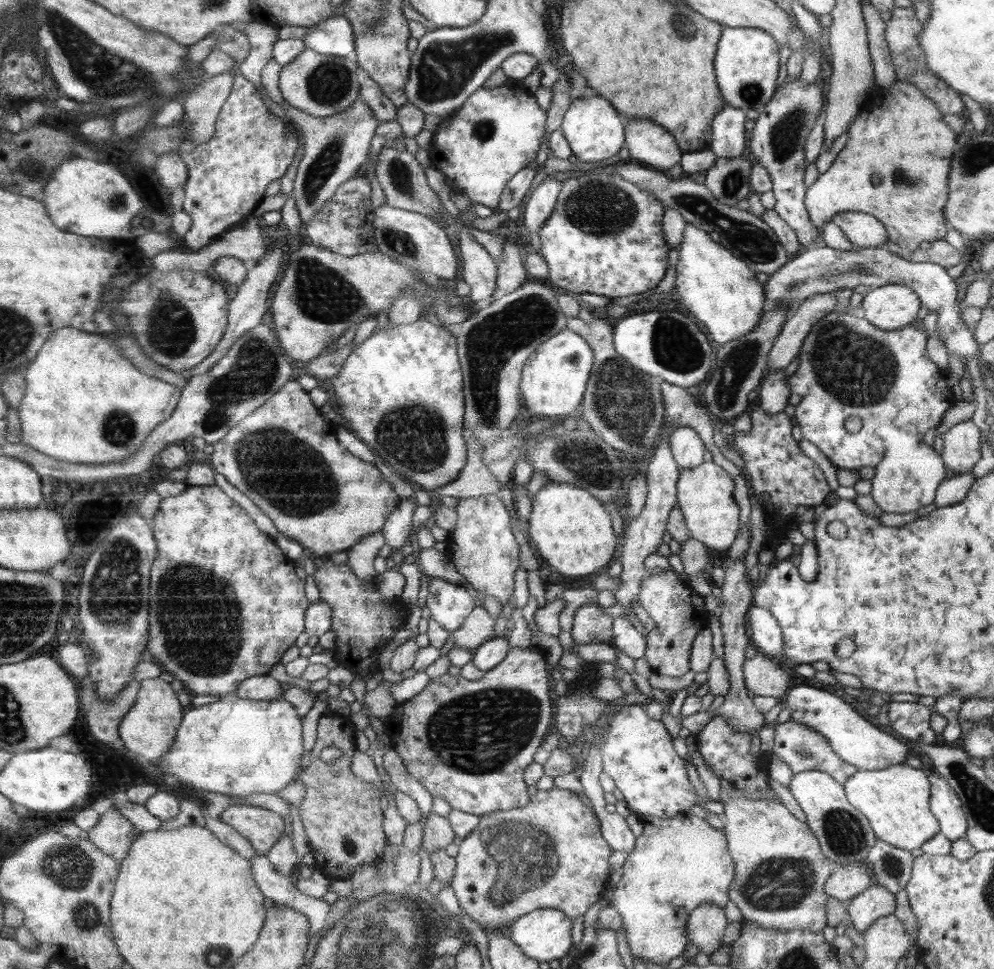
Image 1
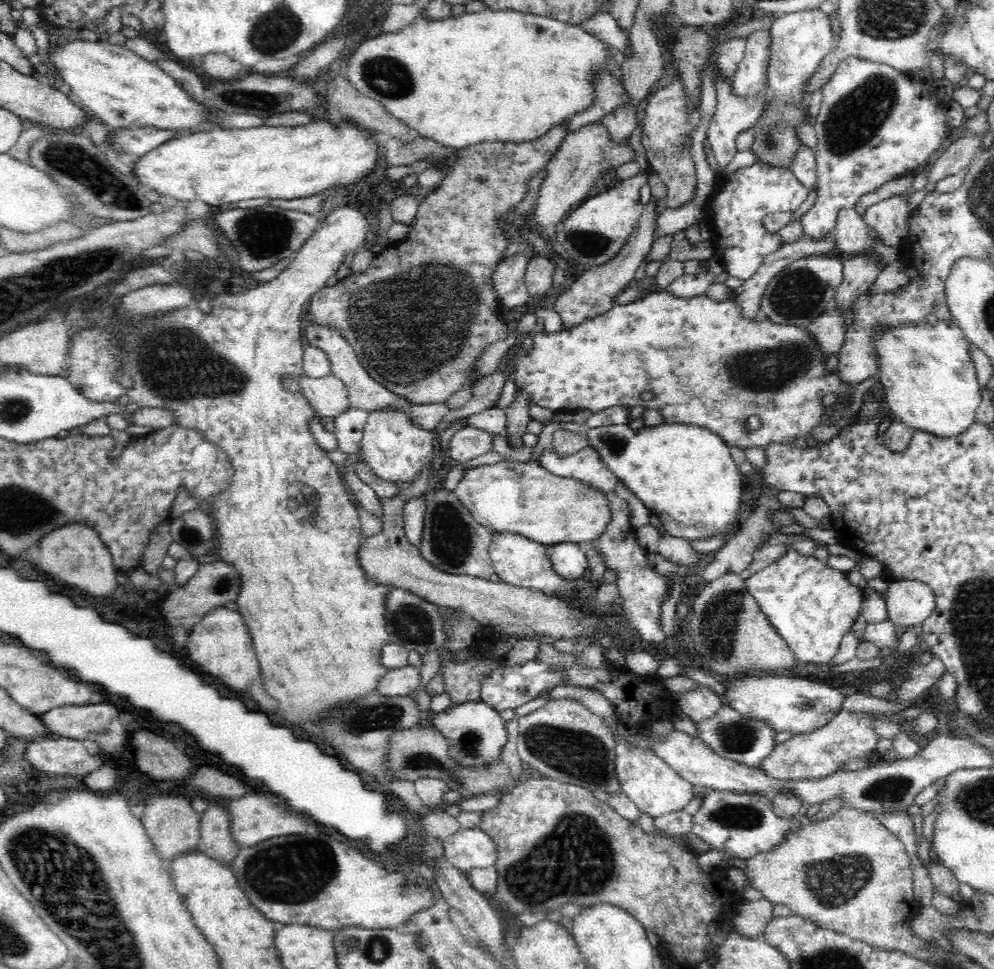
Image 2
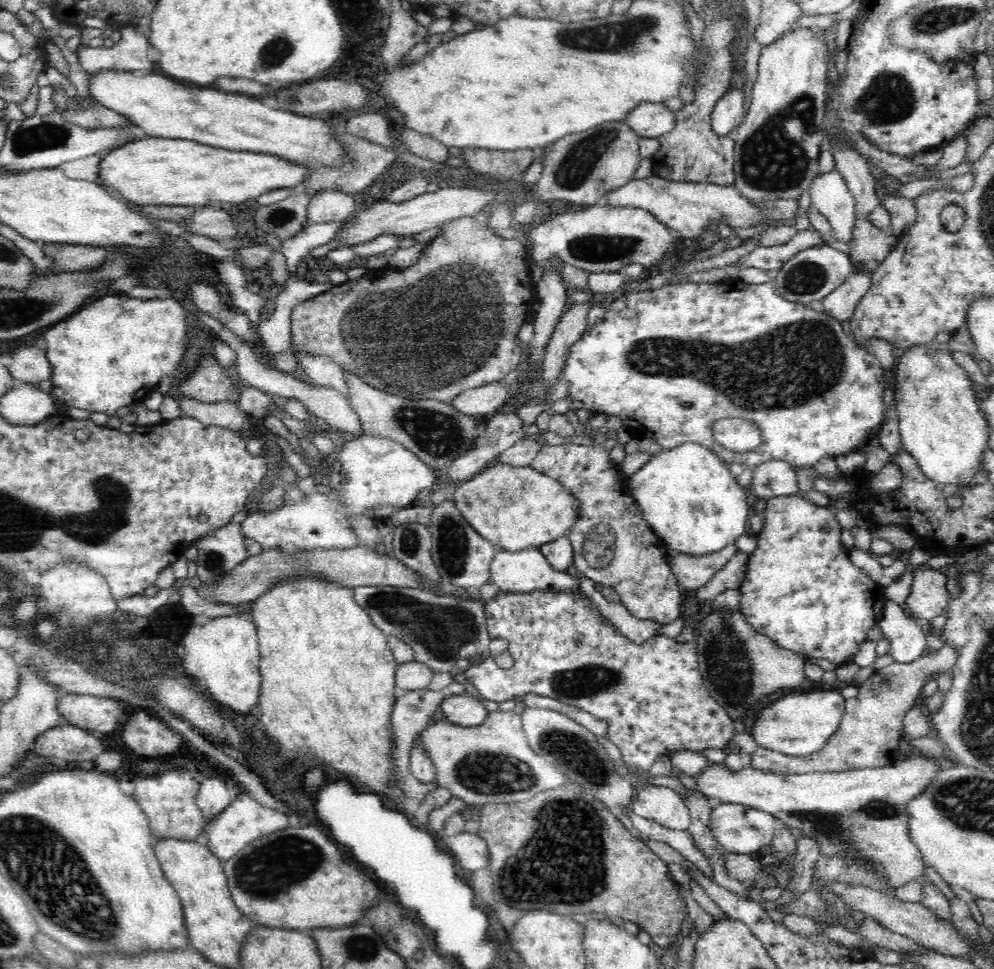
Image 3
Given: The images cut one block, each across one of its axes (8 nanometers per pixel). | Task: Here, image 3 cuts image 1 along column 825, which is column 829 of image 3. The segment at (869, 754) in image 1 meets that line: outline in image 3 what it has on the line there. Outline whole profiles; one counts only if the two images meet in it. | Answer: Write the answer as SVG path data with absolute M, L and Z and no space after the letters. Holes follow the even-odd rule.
M826 691L792 694L764 706L754 722L751 735L758 747L782 752L795 758L814 755L839 730L845 714L845 699L841 692Z

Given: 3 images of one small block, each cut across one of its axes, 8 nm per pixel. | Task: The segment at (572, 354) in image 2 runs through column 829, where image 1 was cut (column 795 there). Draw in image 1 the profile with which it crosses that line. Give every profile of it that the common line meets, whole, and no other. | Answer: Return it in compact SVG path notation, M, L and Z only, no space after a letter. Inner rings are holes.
M839 309L826 314L826 316L819 318L818 321L814 321L814 324L811 324L811 329L808 331L808 335L806 335L806 339L804 339L799 354L797 355L800 364L798 364L794 375L788 378L788 388L790 388L792 392L796 407L793 421L795 425L800 426L803 438L808 440L808 442L812 442L814 446L817 446L820 449L820 452L825 454L826 458L828 458L836 468L847 468L850 470L861 469L864 466L874 468L880 460L884 460L886 448L890 446L888 442L884 442L884 432L888 432L890 436L894 436L894 434L892 434L894 430L906 432L906 434L912 436L914 440L922 442L922 436L924 436L930 428L936 428L940 424L948 407L956 402L949 392L948 383L946 383L946 374L929 359L926 348L927 337L926 332L916 329L916 327L913 327L912 325L902 327L898 330L890 330L890 332L882 329L878 330L876 326L872 325L872 323L864 317L858 318L852 315L852 312L841 312ZM850 416L858 416L858 418L862 420L862 427L858 432L848 432L844 427L846 418L850 418Z

